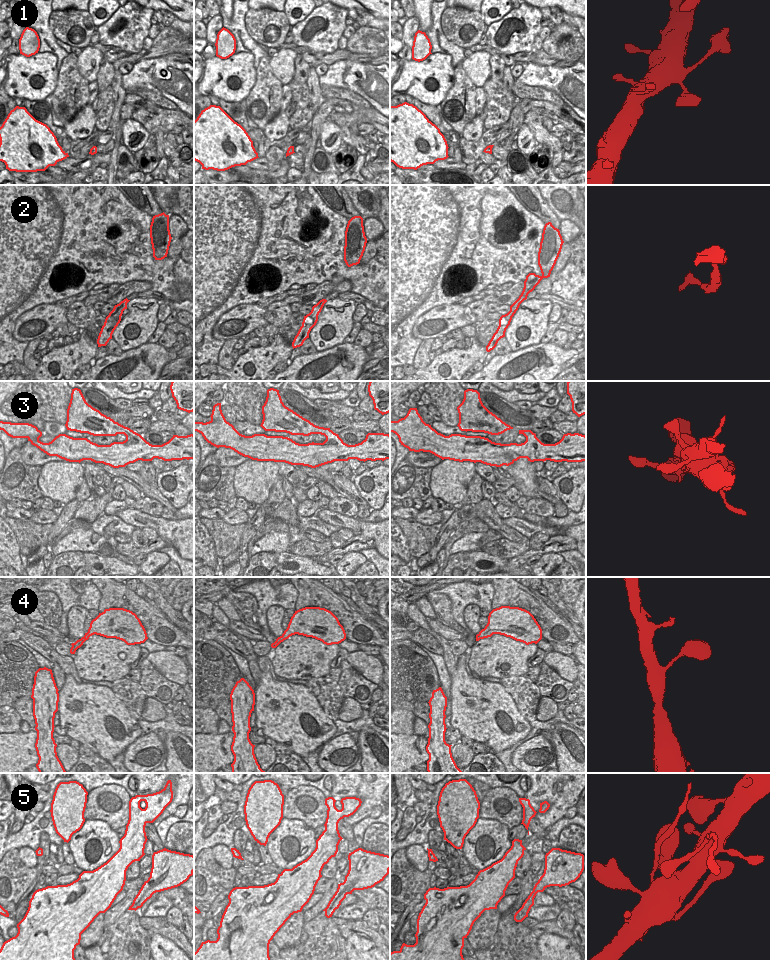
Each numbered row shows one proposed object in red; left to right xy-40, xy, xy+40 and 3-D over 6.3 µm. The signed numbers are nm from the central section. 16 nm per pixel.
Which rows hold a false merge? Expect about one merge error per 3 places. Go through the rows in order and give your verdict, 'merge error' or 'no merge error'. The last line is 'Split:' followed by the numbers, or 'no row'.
1: no merge error
2: no merge error
3: no merge error
4: no merge error
5: merge error
Split: 5

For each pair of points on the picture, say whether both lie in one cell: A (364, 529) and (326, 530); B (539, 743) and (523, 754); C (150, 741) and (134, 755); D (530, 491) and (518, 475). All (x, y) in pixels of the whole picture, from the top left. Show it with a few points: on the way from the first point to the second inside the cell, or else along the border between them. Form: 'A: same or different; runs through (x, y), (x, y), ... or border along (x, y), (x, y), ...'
A: different; border along (319, 517), (325, 522), (340, 528)
B: same; runs through (535, 747), (527, 751)
C: same; runs through (146, 745), (137, 751)
D: same; runs through (527, 487), (522, 479)

